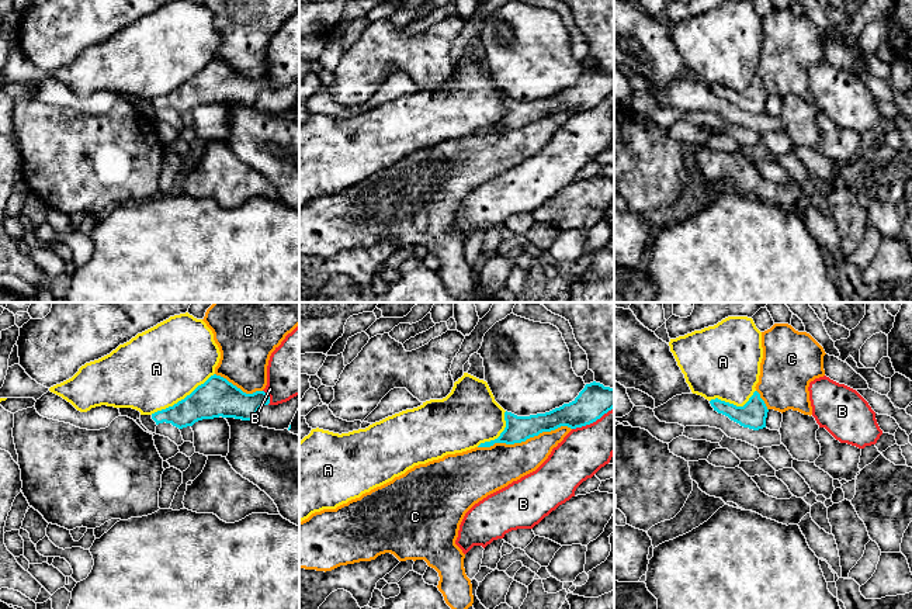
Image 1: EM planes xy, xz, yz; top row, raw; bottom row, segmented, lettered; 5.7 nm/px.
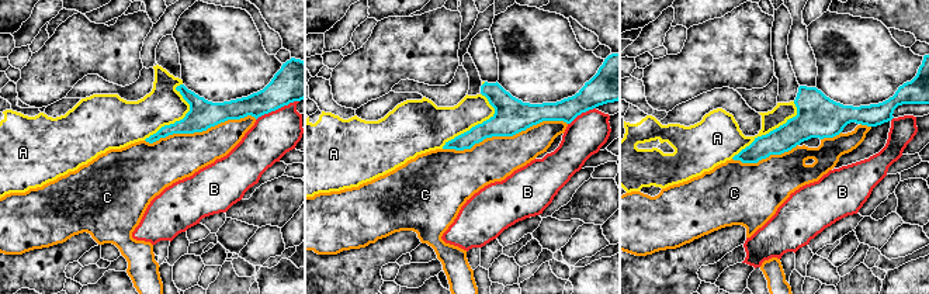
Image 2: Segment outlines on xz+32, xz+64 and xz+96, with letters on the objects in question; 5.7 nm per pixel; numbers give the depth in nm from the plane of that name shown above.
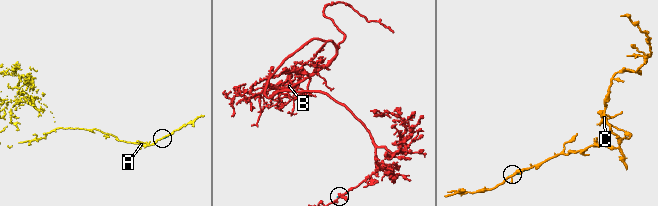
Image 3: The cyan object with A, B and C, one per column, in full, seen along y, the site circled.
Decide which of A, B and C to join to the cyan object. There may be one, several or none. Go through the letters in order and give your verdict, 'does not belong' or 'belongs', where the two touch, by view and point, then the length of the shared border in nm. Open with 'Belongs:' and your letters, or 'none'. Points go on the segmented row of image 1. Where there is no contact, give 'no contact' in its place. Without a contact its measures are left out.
Belongs: none
A: does not belong | xy (181, 400) | 440 nm
B: does not belong | xy (269, 397) | 90 nm
C: does not belong | xz (524, 440) | 550 nm

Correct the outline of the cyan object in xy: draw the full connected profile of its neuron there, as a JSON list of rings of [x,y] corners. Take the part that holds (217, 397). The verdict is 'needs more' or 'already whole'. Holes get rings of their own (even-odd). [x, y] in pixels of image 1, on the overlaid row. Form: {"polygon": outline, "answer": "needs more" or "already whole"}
{"polygon": [[[214,374],[184,399],[152,414],[152,419],[156,425],[166,422],[178,429],[219,416],[252,421],[259,409],[268,404],[267,392],[246,394],[226,378]]], "answer": "already whole"}

